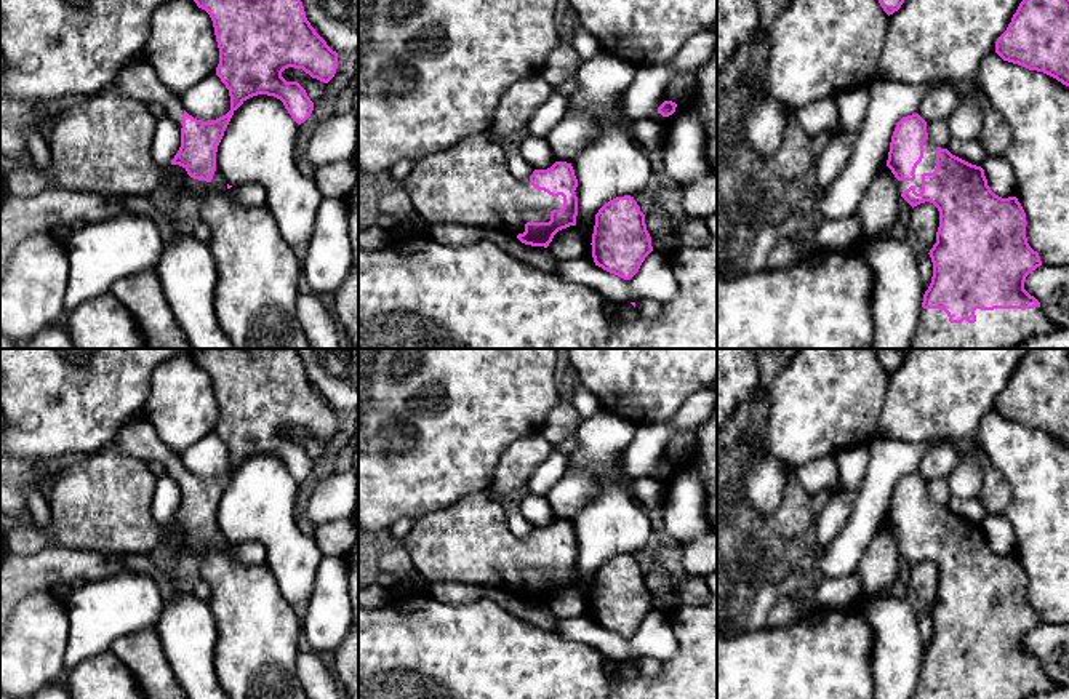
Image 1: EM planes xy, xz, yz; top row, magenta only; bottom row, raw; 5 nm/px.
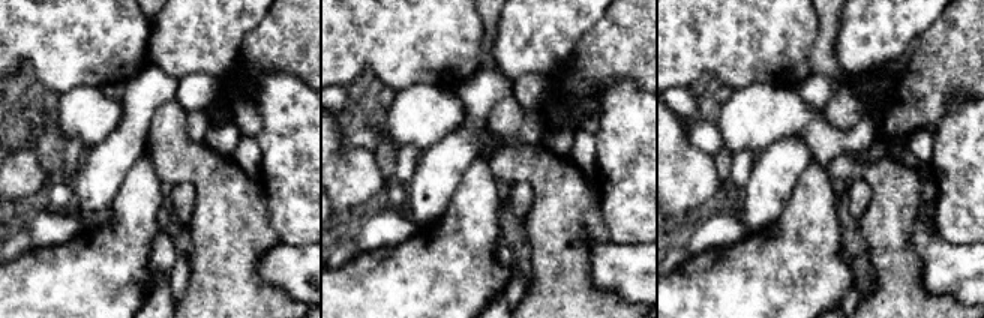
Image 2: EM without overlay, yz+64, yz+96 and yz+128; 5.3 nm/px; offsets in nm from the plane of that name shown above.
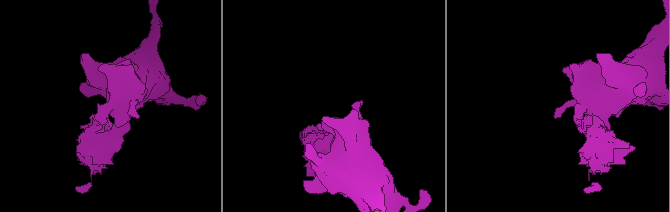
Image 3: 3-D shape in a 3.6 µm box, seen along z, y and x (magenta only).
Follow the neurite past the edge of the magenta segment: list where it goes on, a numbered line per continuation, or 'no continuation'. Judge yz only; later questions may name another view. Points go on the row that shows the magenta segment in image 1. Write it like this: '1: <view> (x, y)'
1: yz (1000, 328)

